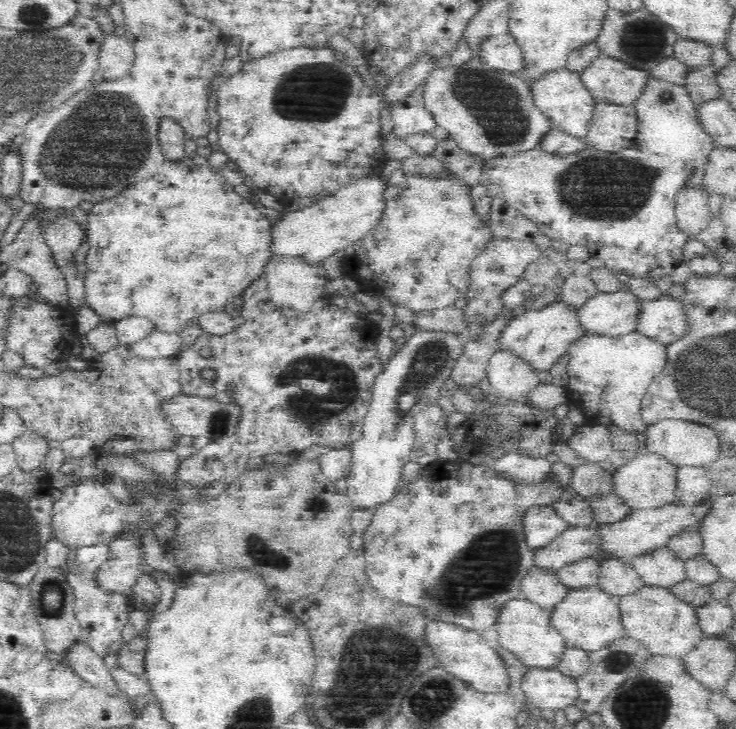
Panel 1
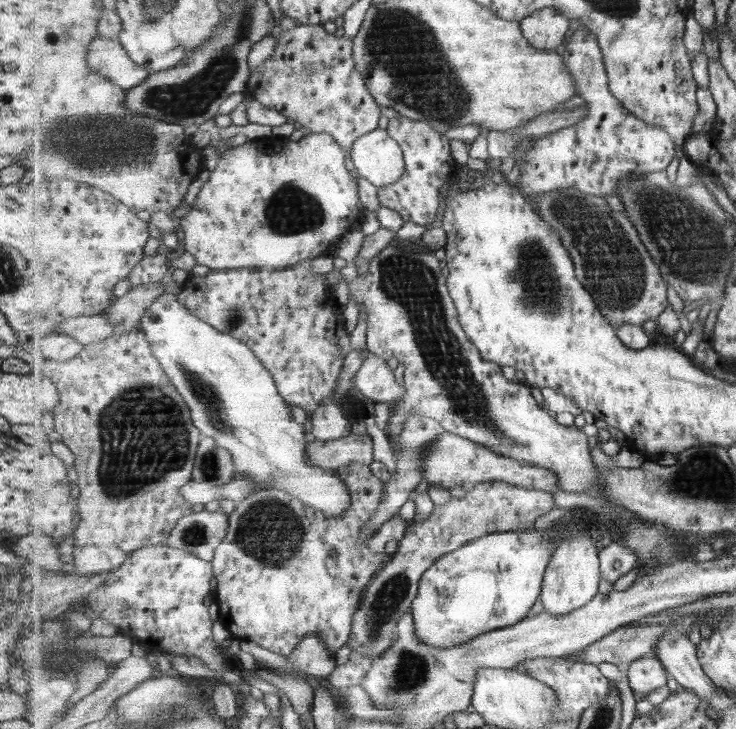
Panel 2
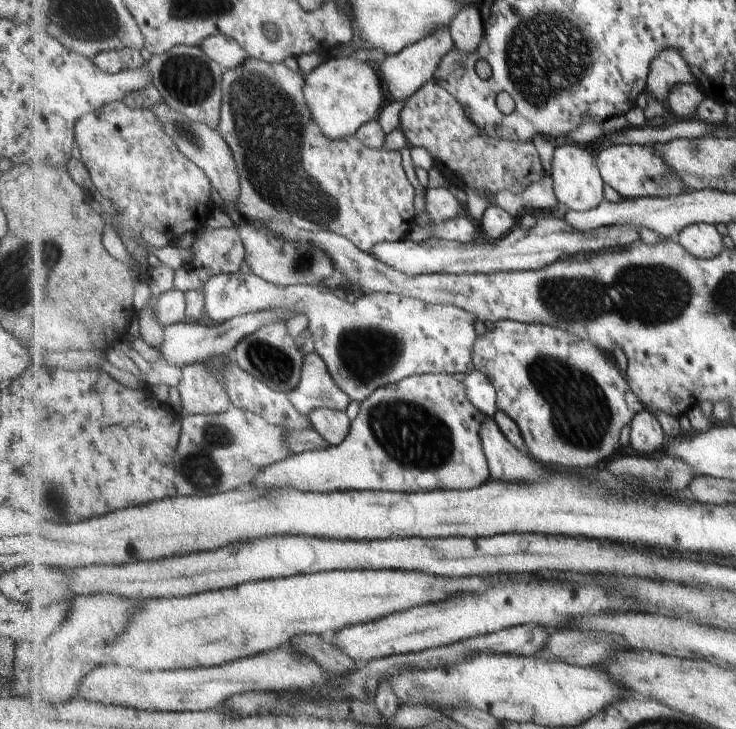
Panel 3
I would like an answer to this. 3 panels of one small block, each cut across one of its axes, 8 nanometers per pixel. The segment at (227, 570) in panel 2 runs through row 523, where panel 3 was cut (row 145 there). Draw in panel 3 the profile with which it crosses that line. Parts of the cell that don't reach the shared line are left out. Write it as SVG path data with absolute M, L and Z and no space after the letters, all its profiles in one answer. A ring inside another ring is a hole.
M250 57L243 66L224 70L222 81L222 110L218 131L232 148L240 174L242 191L238 198L237 209L241 212L244 219L254 223L263 223L267 218L279 218L279 220L285 220L292 225L303 228L303 230L335 232L350 239L355 246L358 246L363 252L369 254L381 242L395 242L407 239L407 234L413 224L417 223L417 217L415 216L415 196L417 194L415 194L415 186L409 182L407 172L403 168L401 152L374 149L370 146L365 146L356 136L347 136L343 140L331 140L327 138L321 128L319 128L319 124L311 116L311 110L309 110L304 96L304 86L305 78L301 76L299 70L291 70L287 64L268 63L267 61L255 59L254 57Z

